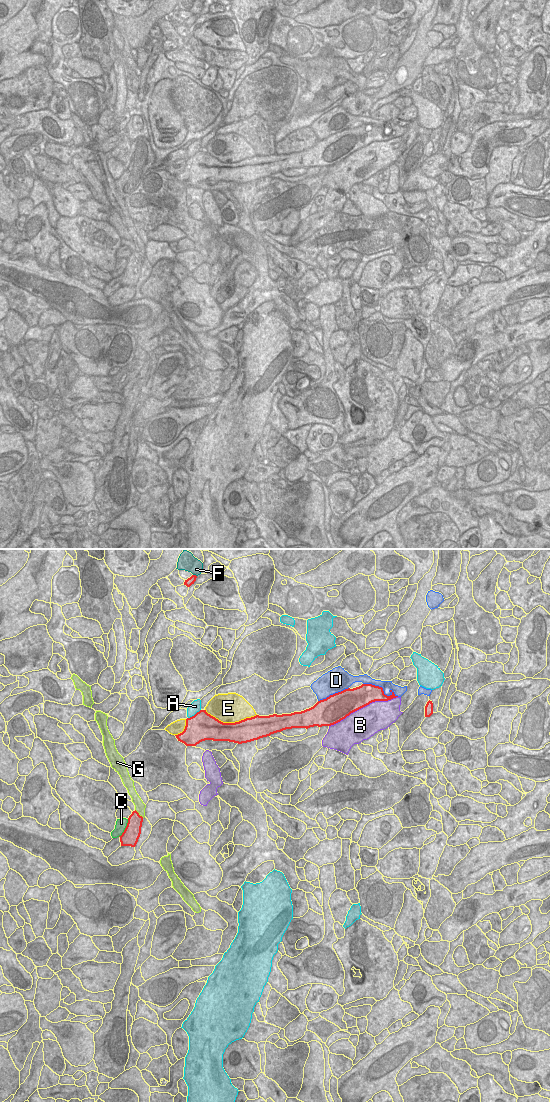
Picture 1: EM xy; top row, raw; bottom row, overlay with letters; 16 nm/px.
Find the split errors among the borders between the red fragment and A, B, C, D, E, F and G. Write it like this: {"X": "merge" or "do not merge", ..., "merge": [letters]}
{"A": "do not merge", "B": "do not merge", "C": "do not merge", "D": "do not merge", "E": "do not merge", "F": "do not merge", "G": "do not merge", "merge": []}

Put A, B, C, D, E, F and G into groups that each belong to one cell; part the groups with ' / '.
A / B / C / D / E / F / G

